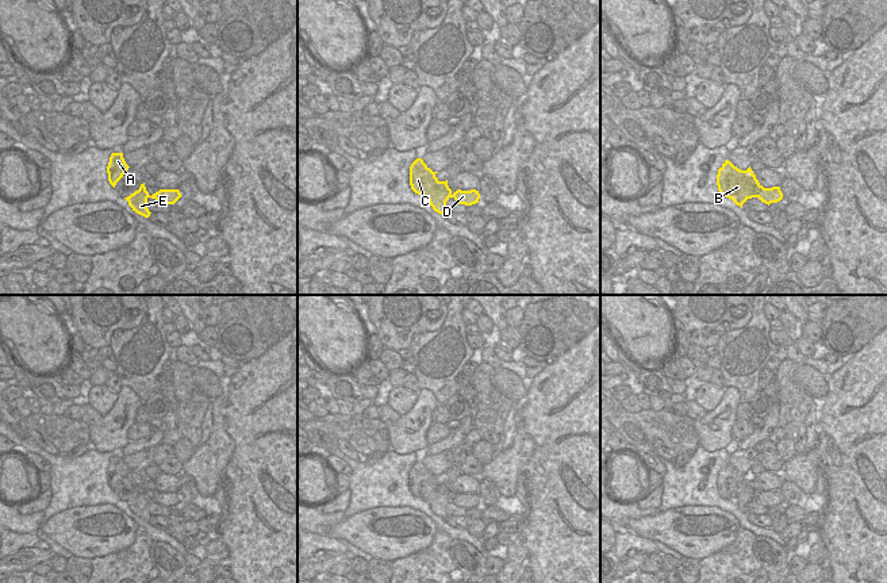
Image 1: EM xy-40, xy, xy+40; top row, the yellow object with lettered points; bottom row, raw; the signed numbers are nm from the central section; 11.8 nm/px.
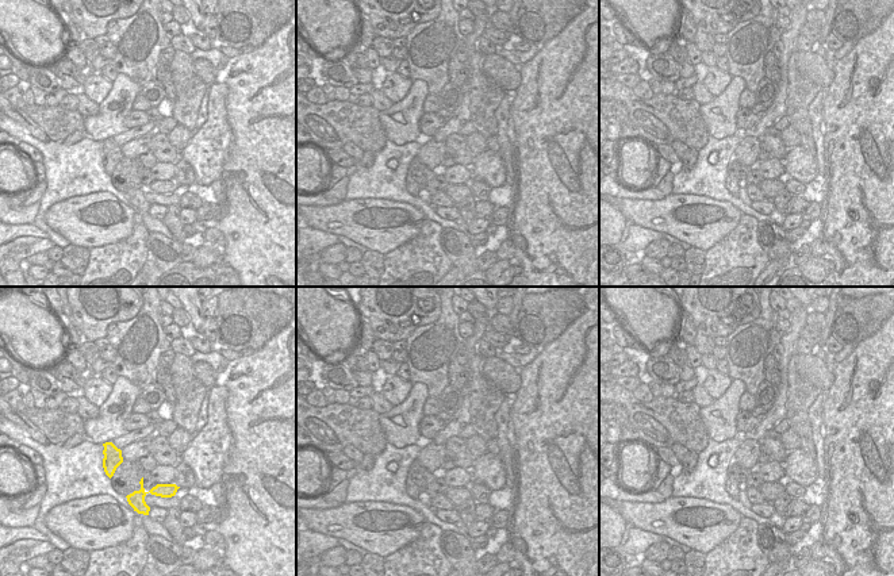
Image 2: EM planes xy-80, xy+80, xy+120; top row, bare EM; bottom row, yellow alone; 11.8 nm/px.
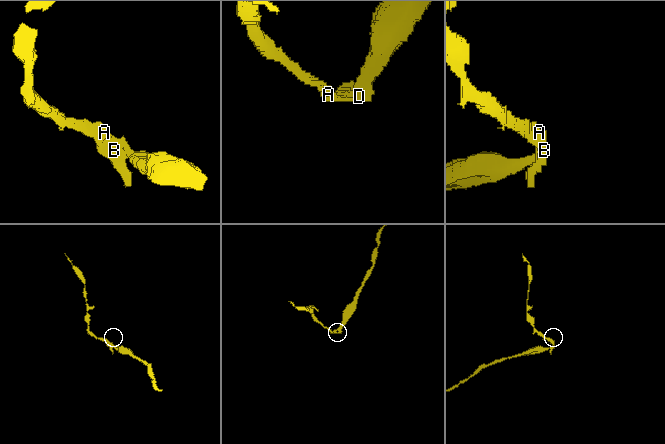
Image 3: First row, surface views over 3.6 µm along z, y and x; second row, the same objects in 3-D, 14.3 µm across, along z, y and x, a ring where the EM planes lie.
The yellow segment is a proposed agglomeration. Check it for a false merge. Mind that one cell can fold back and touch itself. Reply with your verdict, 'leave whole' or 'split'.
split

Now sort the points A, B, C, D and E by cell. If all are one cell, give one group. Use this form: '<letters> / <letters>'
A B C E / D

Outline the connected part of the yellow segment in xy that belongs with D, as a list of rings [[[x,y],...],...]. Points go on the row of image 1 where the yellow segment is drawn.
[[[457,189],[452,196],[458,204],[465,204],[465,206],[476,204],[479,203],[480,199],[480,193],[476,189],[471,189],[471,191]]]

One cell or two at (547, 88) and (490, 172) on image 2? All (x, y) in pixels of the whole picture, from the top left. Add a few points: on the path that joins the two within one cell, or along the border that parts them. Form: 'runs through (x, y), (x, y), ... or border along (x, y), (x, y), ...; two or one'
border along (482, 154), (497, 154), (501, 158), (505, 181); two

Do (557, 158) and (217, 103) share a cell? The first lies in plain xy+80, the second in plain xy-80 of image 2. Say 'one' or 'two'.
two

